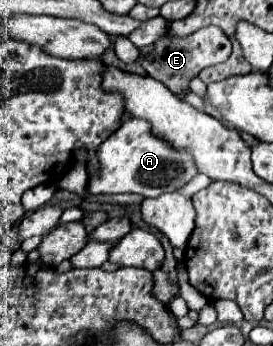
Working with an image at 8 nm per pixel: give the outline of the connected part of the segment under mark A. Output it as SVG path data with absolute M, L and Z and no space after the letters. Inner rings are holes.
M131 118L123 122L119 130L115 130L105 144L99 146L97 158L99 158L99 176L89 178L89 190L91 194L123 194L123 192L135 192L143 194L145 198L157 198L163 192L175 192L183 188L187 182L191 182L197 174L195 160L185 152L173 148L163 138L155 136L151 130L151 124L141 118Z

